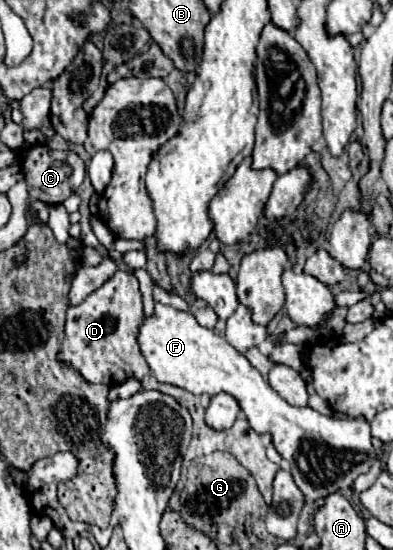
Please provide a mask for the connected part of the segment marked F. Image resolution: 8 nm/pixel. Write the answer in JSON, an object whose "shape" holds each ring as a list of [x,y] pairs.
{"shape":[[[155,304],[155,314],[151,318],[145,318],[145,322],[139,328],[139,344],[141,344],[141,352],[147,358],[147,364],[153,372],[153,376],[159,382],[185,388],[187,392],[191,392],[195,396],[201,396],[203,392],[209,396],[215,396],[221,392],[231,394],[237,400],[239,408],[245,412],[249,426],[257,434],[271,434],[275,450],[289,462],[291,476],[305,496],[305,506],[303,506],[301,516],[299,516],[299,532],[301,534],[305,534],[309,530],[309,522],[313,518],[315,504],[321,498],[329,496],[331,492],[349,488],[353,484],[353,480],[357,476],[369,472],[371,464],[375,462],[377,450],[371,444],[371,430],[369,430],[367,420],[363,420],[363,418],[337,418],[335,414],[325,416],[325,414],[321,414],[309,406],[291,406],[271,388],[267,378],[255,366],[251,366],[251,362],[225,340],[225,336],[217,334],[211,328],[201,326],[191,312],[181,312],[181,310],[175,310],[171,306]]]}

